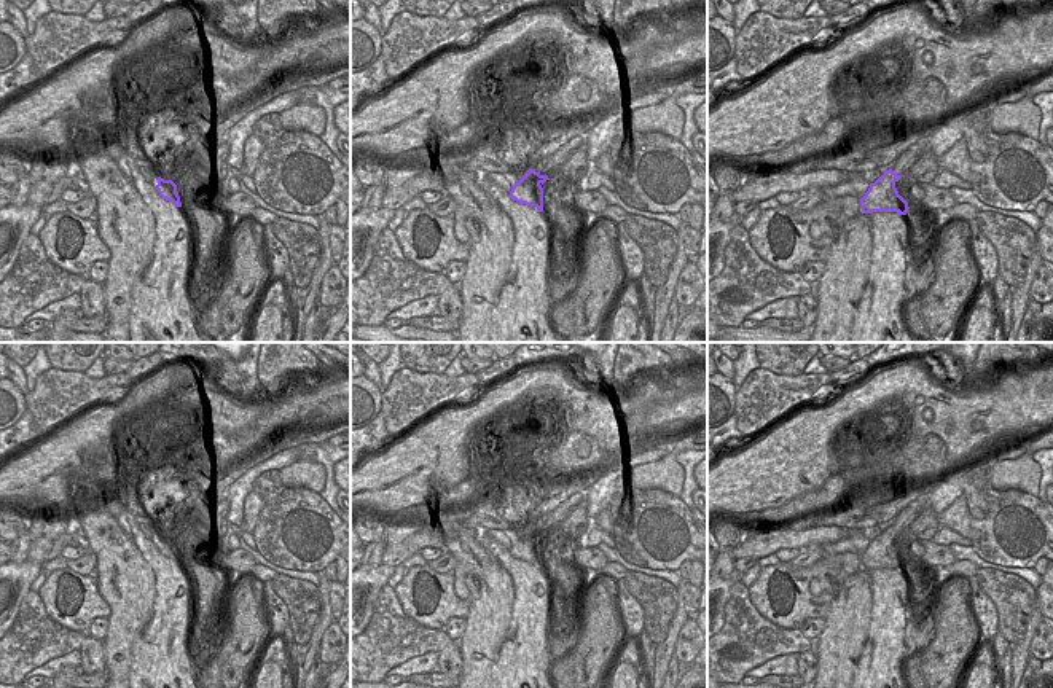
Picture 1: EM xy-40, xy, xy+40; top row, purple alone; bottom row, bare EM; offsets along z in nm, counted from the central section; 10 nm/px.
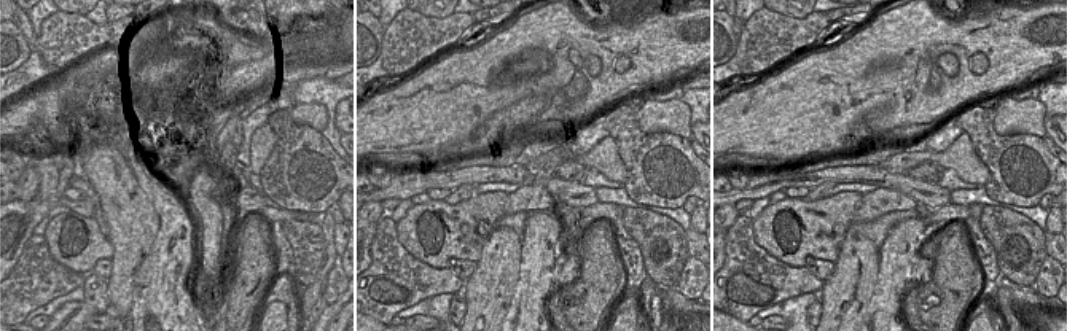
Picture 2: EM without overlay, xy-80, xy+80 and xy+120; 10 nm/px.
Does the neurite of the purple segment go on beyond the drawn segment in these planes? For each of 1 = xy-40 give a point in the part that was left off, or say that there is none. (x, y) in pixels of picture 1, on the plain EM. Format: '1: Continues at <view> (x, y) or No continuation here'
1: No continuation here.

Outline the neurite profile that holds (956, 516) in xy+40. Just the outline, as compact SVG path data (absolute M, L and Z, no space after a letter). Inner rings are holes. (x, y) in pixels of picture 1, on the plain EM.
M964 494L957 497L945 511L937 514L940 527L948 527L961 537L969 538L970 513Z

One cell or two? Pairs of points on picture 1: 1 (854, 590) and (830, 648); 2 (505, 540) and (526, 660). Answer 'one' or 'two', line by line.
1: one
2: two

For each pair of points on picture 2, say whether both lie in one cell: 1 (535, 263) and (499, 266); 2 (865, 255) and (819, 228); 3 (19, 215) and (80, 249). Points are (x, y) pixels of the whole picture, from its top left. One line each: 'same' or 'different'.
1: different
2: different
3: different

